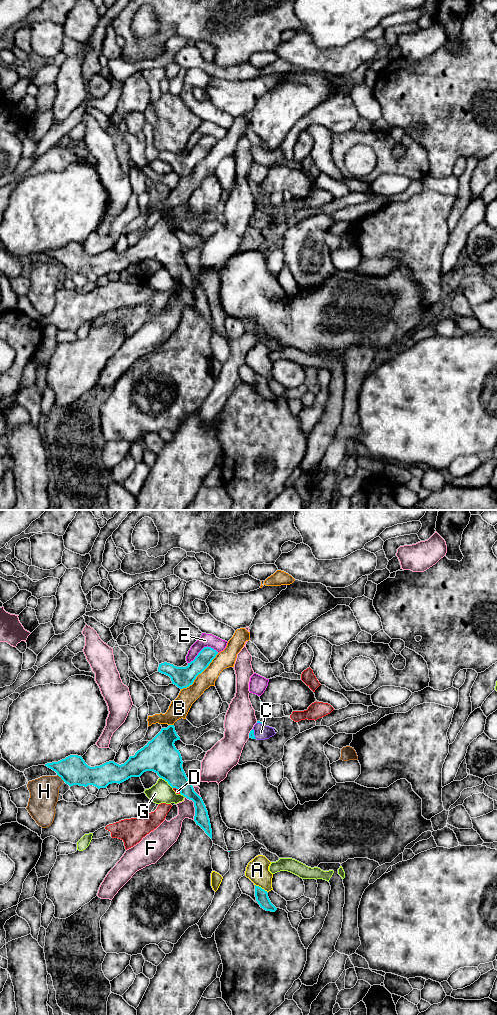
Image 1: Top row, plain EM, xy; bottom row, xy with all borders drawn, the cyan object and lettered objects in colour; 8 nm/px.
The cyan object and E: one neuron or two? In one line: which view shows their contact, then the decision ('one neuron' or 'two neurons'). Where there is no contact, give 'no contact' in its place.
xy | two neurons

